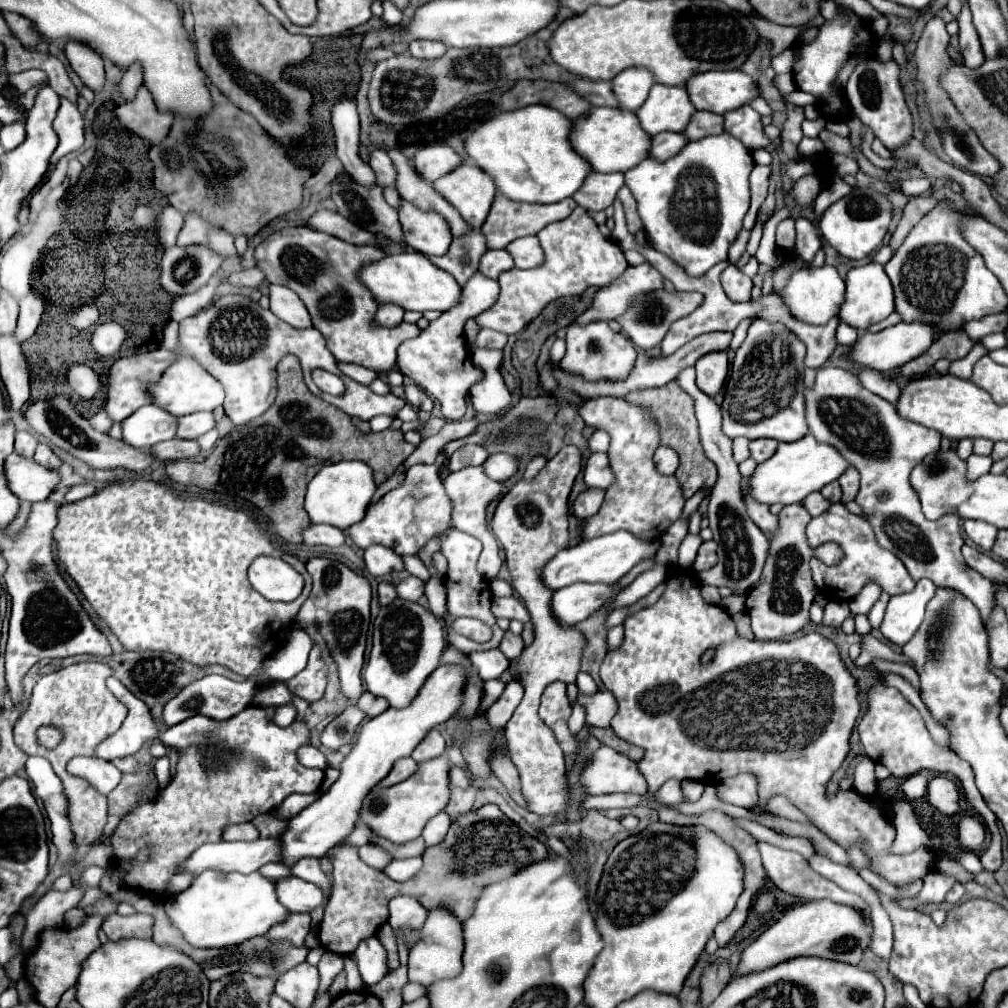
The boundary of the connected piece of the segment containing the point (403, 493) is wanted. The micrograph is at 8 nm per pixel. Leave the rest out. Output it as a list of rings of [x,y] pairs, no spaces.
[[[418,463],[410,467],[410,473],[416,473],[416,477],[406,477],[402,487],[386,493],[376,503],[370,503],[364,519],[346,529],[346,535],[352,537],[360,549],[378,543],[390,547],[398,555],[412,555],[418,553],[434,535],[448,527],[452,517],[452,501],[444,493],[436,465]]]

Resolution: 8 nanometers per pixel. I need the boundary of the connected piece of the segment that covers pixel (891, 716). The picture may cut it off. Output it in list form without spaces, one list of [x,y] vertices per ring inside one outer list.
[[[872,687],[870,689],[870,705],[868,711],[864,713],[860,725],[858,725],[858,733],[860,733],[860,741],[864,745],[864,751],[870,759],[882,763],[888,767],[892,777],[910,777],[922,769],[930,769],[930,771],[946,771],[950,775],[954,775],[964,789],[964,795],[968,799],[968,803],[982,815],[982,819],[988,825],[990,831],[990,845],[988,849],[980,855],[982,865],[986,867],[986,871],[996,871],[1002,865],[1002,841],[1000,841],[1000,831],[998,831],[998,823],[996,823],[996,815],[988,809],[988,805],[984,803],[978,787],[974,785],[974,773],[972,767],[960,759],[958,755],[950,755],[948,749],[936,745],[930,737],[930,733],[924,727],[924,721],[918,713],[918,709],[906,701],[906,697],[894,689],[894,687]]]

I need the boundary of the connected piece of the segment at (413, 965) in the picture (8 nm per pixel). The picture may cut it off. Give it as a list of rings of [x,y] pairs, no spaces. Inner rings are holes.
[[[434,909],[428,913],[424,927],[418,931],[418,941],[410,949],[408,979],[426,987],[434,981],[456,977],[462,969],[462,949],[462,925],[456,921],[456,917],[452,917],[452,913],[448,913],[448,909]]]

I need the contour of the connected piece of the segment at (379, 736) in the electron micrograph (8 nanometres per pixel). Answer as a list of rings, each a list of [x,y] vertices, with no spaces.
[[[440,665],[436,673],[432,673],[432,677],[424,681],[416,699],[408,707],[386,709],[378,717],[366,721],[358,731],[358,739],[354,743],[352,753],[340,765],[338,781],[330,787],[328,793],[320,795],[310,807],[292,817],[288,821],[286,831],[278,837],[282,845],[280,863],[292,867],[304,857],[322,857],[324,853],[328,853],[328,849],[344,841],[358,821],[360,801],[380,779],[386,777],[394,761],[410,757],[414,747],[426,737],[430,729],[440,727],[444,721],[448,721],[448,717],[456,713],[456,709],[460,707],[462,685],[464,673],[460,673],[460,669]]]

